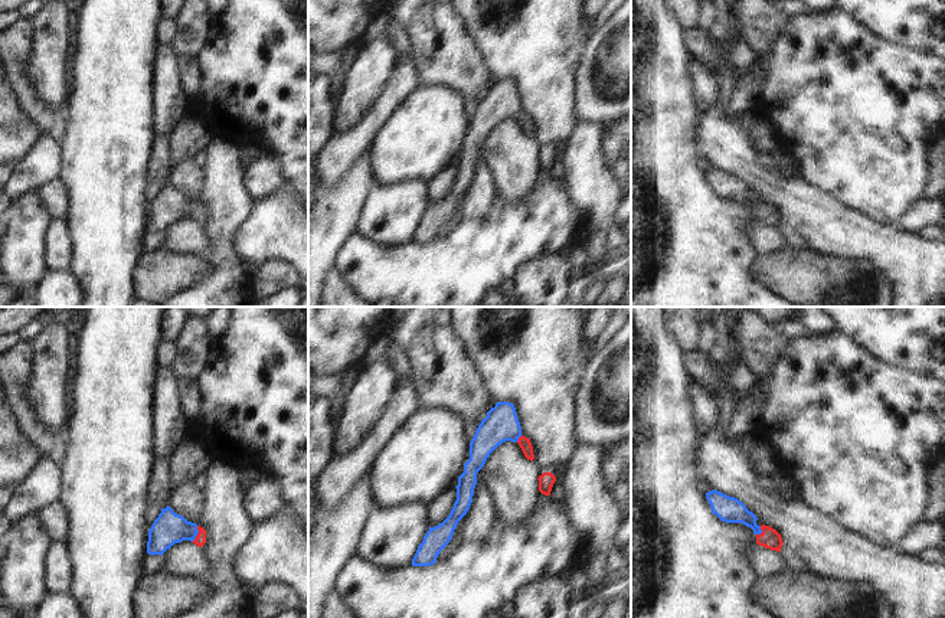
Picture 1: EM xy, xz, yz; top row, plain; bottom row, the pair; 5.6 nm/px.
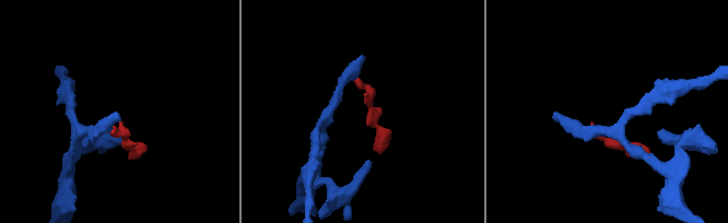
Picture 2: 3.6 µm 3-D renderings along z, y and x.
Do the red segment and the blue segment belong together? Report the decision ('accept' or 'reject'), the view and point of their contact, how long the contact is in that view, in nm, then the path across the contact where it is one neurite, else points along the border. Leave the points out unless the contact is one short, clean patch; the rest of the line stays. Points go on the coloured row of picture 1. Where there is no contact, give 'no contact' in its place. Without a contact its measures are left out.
accept; contact xy (198, 533); length 90 nm; way xy (200, 539), (198, 533), (169, 527)

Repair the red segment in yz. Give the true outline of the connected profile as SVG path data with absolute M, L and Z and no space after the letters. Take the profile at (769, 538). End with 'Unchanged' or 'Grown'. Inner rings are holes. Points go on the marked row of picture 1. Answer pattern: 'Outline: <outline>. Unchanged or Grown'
Outline: M712 490L706 493L706 498L712 507L712 513L726 523L742 523L753 530L756 543L771 550L781 552L782 537L769 526L758 526L756 516L735 497L729 497L720 491Z. Grown.

